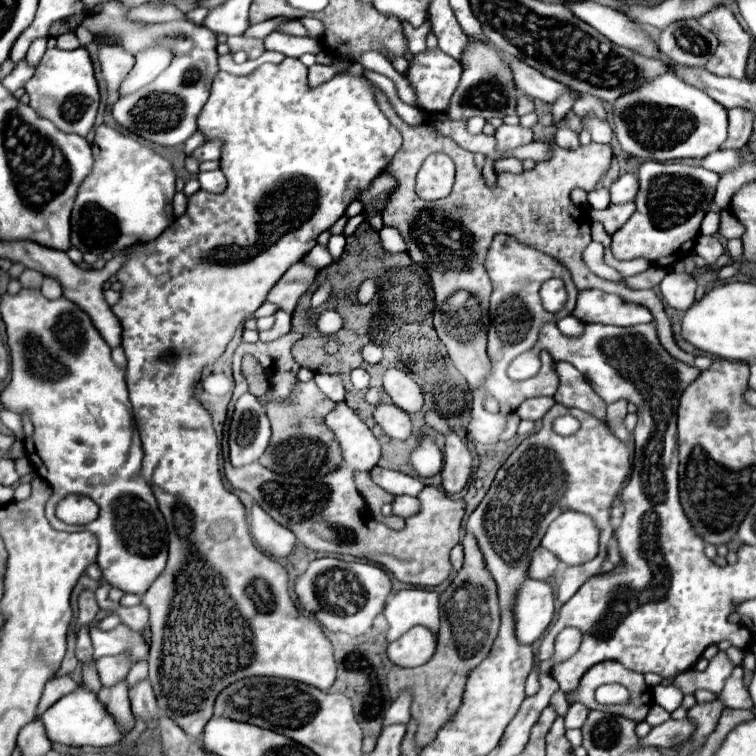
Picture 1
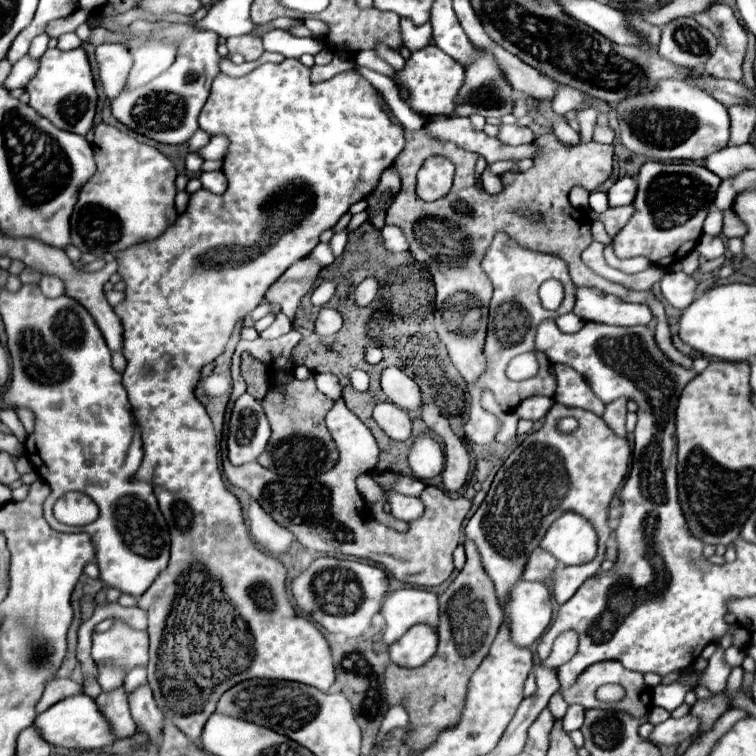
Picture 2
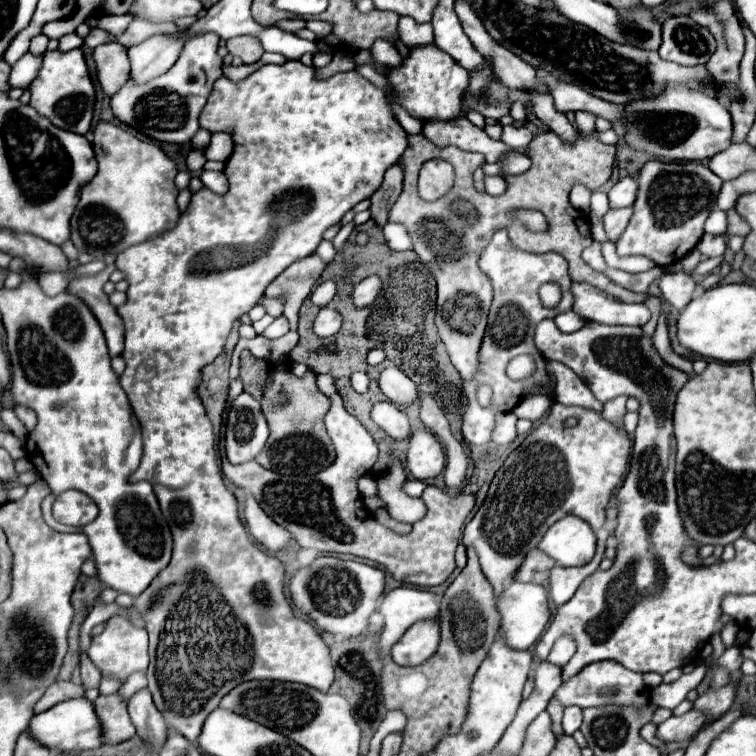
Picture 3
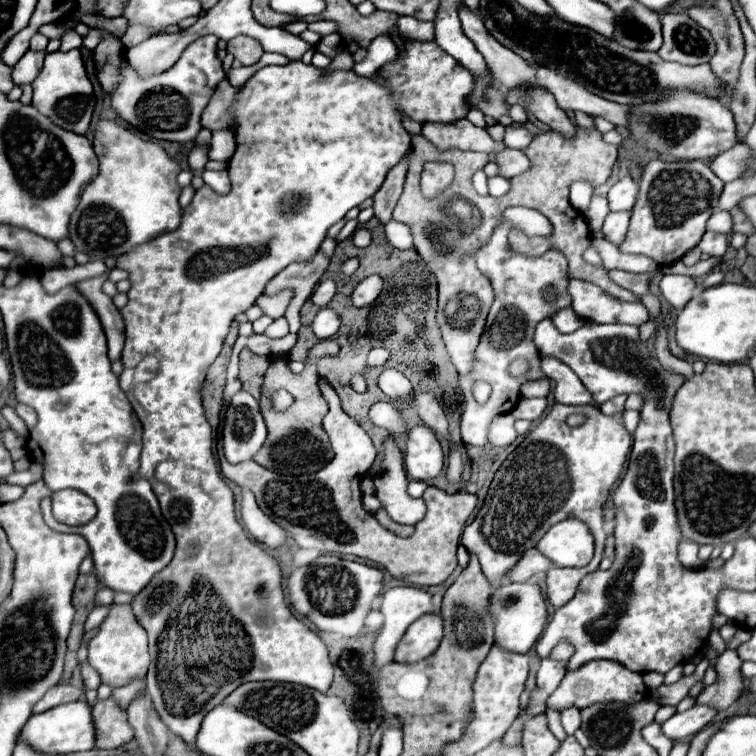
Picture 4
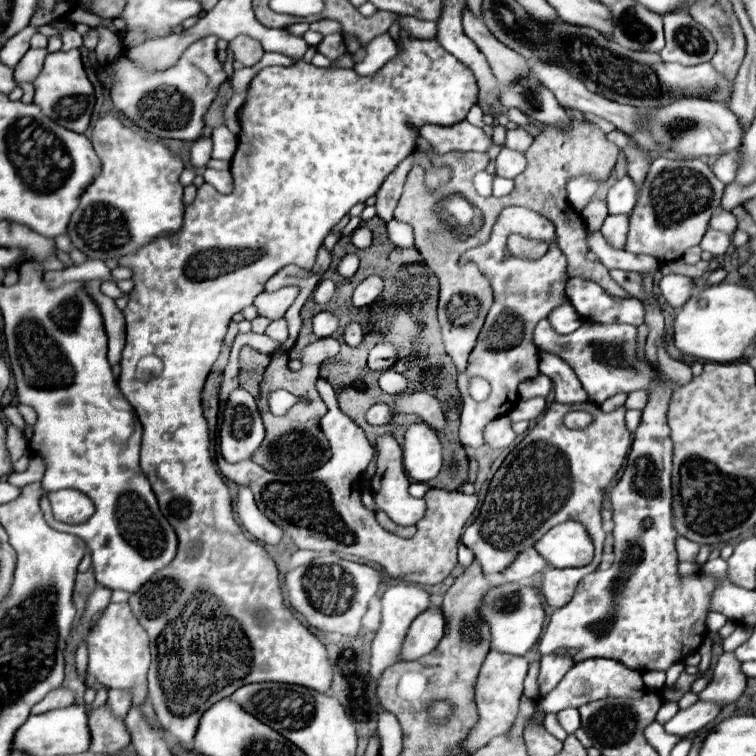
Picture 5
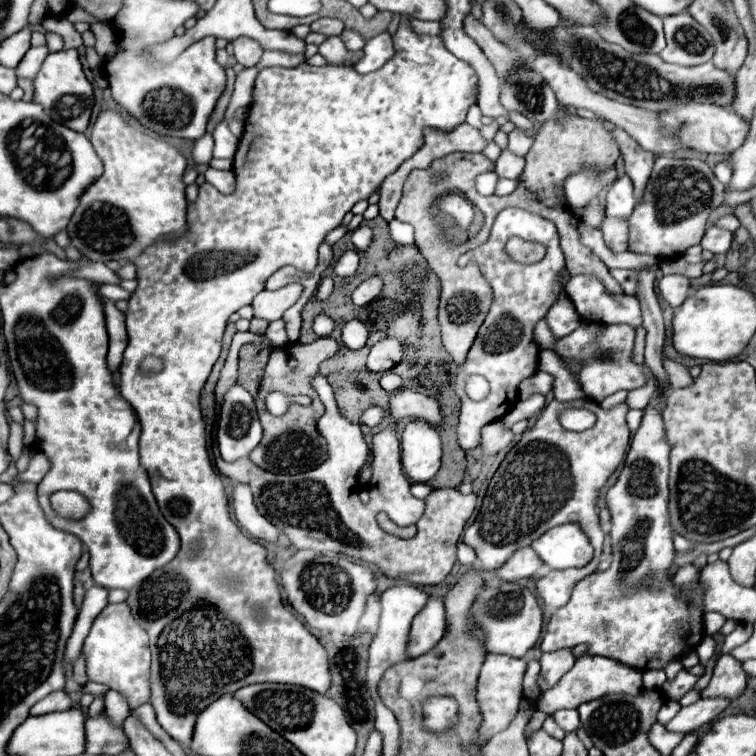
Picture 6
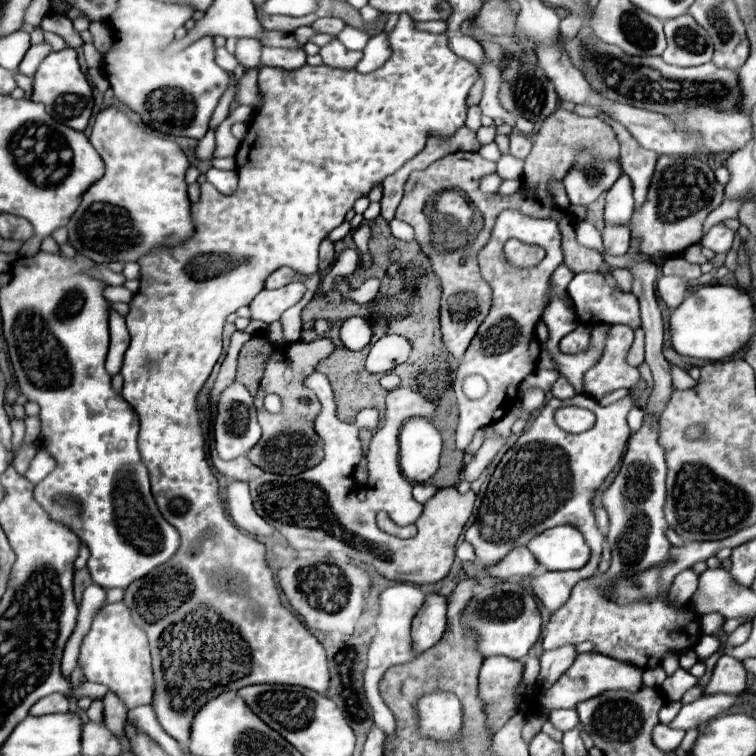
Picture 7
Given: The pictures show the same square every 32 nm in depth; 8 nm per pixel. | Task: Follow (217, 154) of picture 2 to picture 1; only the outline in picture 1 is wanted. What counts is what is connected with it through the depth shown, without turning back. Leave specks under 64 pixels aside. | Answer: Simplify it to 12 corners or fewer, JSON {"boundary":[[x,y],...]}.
{"boundary":[[224,140],[206,142],[194,150],[198,160],[220,160]]}

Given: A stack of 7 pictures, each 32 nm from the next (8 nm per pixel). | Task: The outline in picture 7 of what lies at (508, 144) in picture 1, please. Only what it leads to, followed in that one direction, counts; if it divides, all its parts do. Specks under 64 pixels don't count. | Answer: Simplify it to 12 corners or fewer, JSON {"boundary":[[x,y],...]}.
{"boundary":[[510,134],[510,154],[526,160],[532,140],[524,134]]}

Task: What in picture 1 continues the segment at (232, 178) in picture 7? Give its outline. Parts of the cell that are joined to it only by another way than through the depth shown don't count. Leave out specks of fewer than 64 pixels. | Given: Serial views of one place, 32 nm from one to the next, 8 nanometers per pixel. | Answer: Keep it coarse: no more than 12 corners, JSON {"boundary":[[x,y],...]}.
{"boundary":[[220,170],[200,172],[202,190],[224,192],[226,178]]}

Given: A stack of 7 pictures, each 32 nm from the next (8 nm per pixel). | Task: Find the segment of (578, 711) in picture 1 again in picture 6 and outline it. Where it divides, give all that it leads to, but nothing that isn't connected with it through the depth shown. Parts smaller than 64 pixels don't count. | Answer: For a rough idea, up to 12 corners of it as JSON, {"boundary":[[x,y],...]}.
{"boundary":[[576,710],[554,712],[552,718],[564,732],[580,726]]}

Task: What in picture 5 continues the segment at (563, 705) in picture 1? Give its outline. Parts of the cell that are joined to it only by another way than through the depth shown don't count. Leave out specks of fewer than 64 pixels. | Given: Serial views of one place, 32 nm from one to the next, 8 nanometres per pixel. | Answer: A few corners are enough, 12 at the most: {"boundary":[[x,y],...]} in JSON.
{"boundary":[[554,713],[546,714],[545,729],[564,741],[568,734]]}

